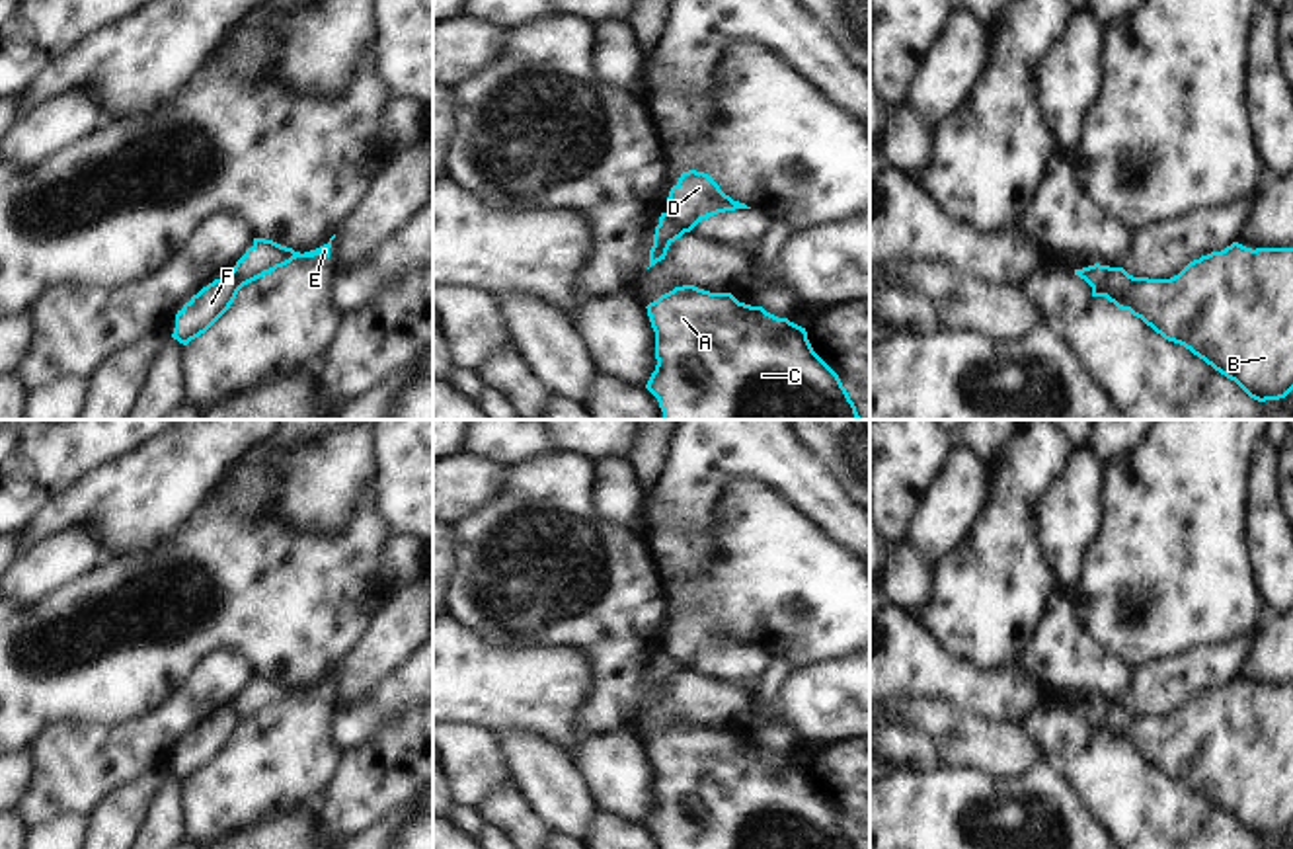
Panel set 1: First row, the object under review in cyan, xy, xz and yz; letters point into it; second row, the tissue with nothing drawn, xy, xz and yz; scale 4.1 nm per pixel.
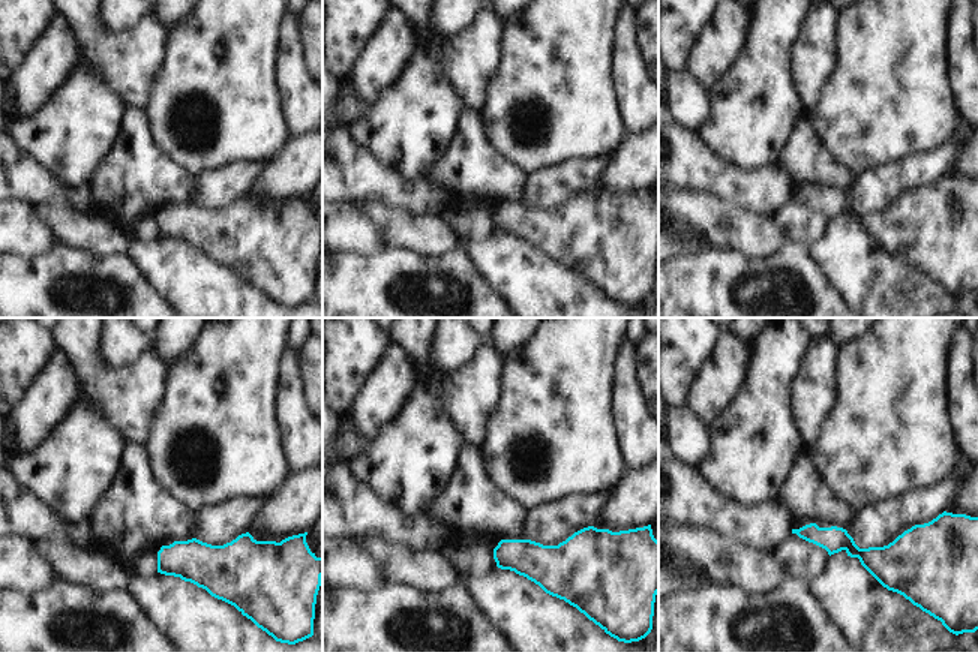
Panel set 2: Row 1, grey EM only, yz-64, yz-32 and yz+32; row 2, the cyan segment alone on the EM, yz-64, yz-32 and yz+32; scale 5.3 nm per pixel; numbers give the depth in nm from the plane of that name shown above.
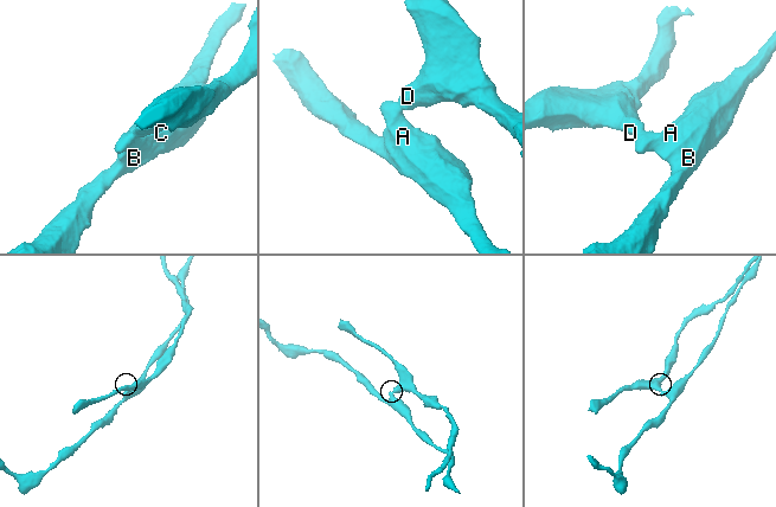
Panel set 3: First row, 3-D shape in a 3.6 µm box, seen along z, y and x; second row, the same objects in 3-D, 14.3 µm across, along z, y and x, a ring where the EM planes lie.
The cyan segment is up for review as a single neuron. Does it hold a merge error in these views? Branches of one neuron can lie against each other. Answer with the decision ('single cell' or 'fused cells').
fused cells

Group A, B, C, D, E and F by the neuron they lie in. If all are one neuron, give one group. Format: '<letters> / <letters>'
A B C F / D E

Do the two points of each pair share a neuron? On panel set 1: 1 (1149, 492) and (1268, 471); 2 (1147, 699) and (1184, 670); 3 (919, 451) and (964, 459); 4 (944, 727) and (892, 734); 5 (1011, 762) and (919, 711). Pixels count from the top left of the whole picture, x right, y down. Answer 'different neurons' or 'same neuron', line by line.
1: different neurons
2: same neuron
3: different neurons
4: different neurons
5: same neuron

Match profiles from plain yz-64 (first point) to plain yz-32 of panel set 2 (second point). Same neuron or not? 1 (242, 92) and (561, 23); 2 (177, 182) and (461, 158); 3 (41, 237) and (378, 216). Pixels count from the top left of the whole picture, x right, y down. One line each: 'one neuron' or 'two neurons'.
1: one neuron
2: one neuron
3: two neurons

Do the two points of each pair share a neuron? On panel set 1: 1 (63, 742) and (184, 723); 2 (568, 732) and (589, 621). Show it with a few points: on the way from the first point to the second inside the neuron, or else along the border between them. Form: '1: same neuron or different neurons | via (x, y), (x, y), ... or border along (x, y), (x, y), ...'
1: same neuron | via (92, 742), (151, 742), (155, 738)
2: different neurons | border along (539, 646), (580, 648), (595, 674), (591, 699)

